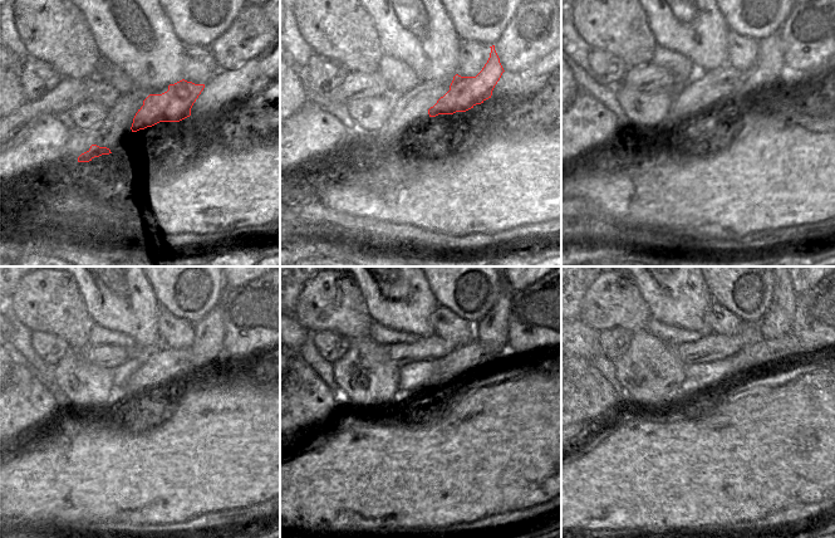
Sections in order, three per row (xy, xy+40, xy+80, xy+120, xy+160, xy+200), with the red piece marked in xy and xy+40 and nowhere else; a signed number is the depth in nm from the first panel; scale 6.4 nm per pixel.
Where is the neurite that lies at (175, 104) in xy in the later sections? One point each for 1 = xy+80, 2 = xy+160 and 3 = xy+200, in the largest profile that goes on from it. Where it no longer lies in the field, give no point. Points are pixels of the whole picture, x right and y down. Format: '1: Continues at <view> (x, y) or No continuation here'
1: Continues at xy+80 (769, 67)
2: Continues at xy+160 (490, 342)
3: Continues at xy+200 (776, 322).

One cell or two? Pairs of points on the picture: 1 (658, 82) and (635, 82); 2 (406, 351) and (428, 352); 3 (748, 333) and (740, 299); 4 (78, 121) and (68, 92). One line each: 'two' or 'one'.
1: one
2: one
3: two
4: two

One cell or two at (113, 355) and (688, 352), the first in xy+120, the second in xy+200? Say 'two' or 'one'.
one

